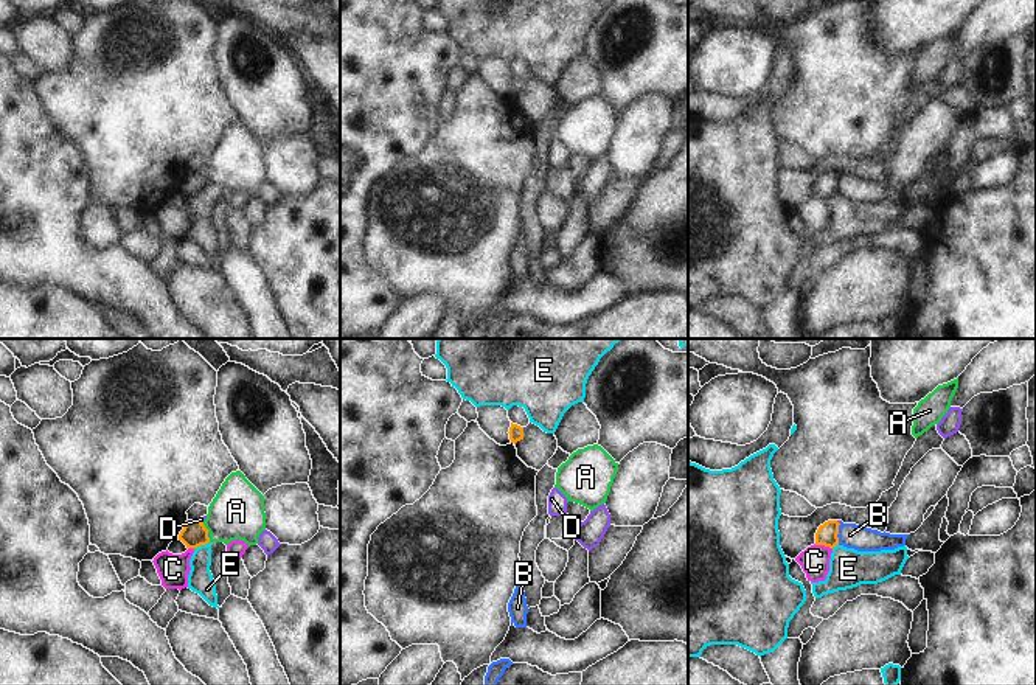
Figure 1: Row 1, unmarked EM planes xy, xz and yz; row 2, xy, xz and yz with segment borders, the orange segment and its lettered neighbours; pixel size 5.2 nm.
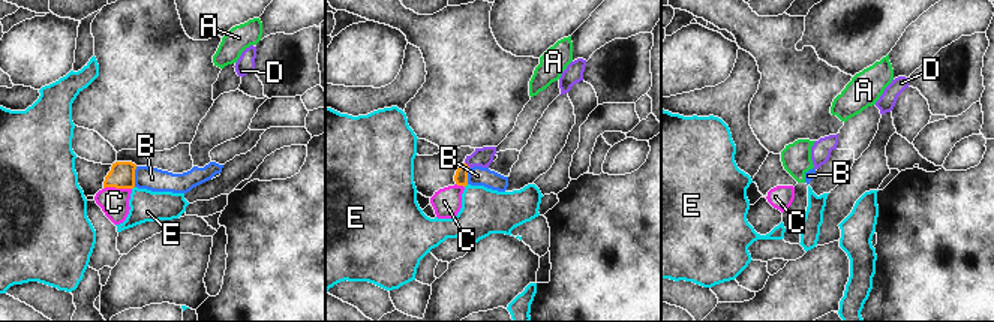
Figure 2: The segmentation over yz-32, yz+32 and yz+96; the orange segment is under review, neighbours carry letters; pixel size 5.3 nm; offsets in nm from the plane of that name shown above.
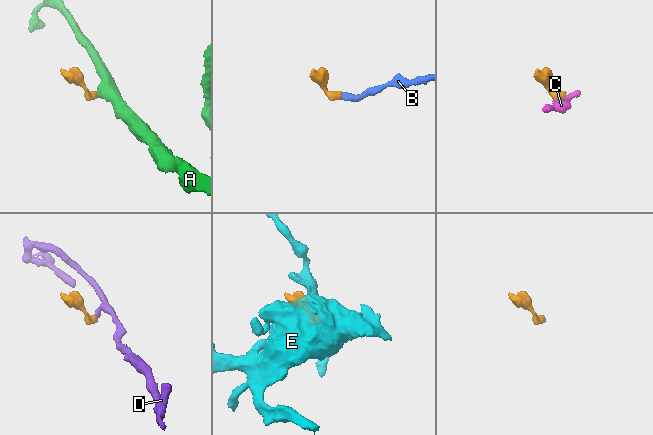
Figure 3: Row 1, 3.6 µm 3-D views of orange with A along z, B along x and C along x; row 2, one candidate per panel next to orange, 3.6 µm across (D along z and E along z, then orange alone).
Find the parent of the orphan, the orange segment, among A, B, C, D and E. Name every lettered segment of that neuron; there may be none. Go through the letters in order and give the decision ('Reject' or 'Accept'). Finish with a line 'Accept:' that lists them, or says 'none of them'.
A: Reject
B: Reject
C: Reject
D: Accept
E: Reject
Accept: D.

